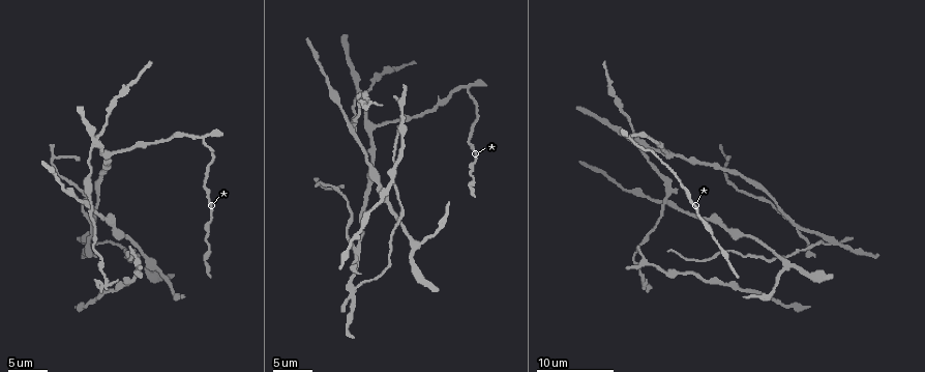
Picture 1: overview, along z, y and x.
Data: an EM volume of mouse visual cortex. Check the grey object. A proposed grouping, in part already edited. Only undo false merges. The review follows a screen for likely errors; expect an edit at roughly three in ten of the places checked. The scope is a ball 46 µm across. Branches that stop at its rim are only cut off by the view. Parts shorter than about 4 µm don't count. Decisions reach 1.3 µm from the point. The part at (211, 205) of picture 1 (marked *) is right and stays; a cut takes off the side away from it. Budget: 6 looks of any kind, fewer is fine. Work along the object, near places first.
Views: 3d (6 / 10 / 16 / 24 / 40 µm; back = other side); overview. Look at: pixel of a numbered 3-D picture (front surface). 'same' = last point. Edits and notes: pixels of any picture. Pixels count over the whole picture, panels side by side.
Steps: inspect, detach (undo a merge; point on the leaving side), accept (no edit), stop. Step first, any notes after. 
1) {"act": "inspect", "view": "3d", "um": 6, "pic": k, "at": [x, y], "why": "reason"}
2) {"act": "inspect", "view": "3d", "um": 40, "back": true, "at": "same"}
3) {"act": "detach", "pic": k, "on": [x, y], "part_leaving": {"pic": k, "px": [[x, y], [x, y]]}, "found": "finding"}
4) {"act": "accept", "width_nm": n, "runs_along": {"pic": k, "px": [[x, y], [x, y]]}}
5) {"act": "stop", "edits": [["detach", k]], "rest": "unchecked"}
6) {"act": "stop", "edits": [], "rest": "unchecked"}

{"act": "inspect", "view": "3d", "um": 10, "pic": 1, "at": [419, 246]}

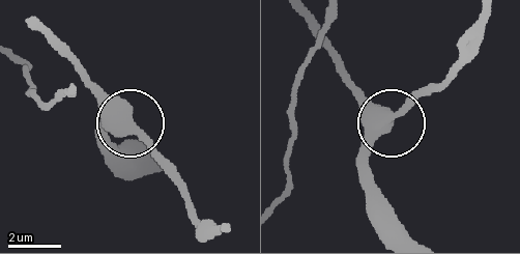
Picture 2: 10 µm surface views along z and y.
{"act": "accept", "width_nm": 420, "runs_along": {"pic": 2, "px": [[297, 12], [388, 119], [369, 153], [365, 177]]}, "found": "continuous, no second cell"}

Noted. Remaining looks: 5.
{"act": "inspect", "view": "3d", "um": 10, "pic": 1, "at": [355, 249], "why": "three arms meet"}

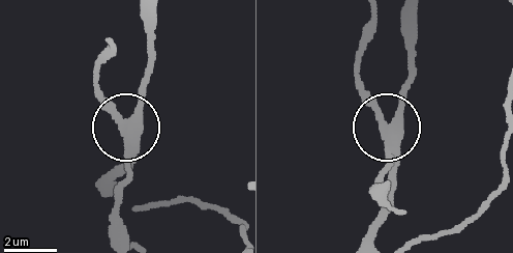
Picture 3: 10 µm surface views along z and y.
{"act": "detach", "pic": 3, "on": [115, 115], "side_arm_um": 19, "part_leaving": {"pic": 3, "px": [[126, 138], [100, 87], [100, 69], [114, 47]]}, "found": "two cells meet here"}

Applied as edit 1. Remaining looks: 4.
{"act": "inspect", "view": "3d", "um": 10, "pic": 1, "at": [91, 146]}

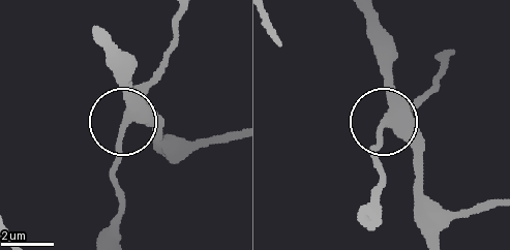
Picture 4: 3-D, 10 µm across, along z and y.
{"act": "detach", "pic": 4, "on": [160, 79], "width_nm": 440, "found": "a second cell is stuck on"}

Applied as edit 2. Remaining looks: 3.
{"act": "stop", "edits": [["detach", 3], ["detach", 4]], "rest": "unchecked"}

